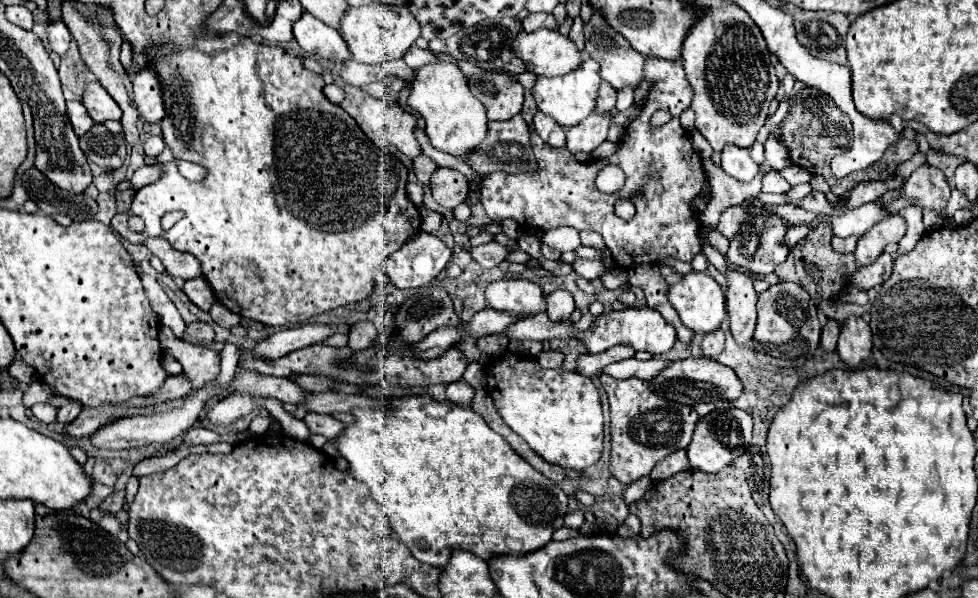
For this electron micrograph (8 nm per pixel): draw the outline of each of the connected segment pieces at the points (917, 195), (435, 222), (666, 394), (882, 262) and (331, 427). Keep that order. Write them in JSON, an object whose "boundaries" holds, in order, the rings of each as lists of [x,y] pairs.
{"boundaries":[[[[924,164],[916,172],[912,172],[902,188],[902,196],[918,202],[918,206],[922,208],[932,208],[936,212],[942,212],[946,208],[950,194],[950,186],[942,170],[930,164]]],[[[422,210],[422,230],[428,232],[428,234],[434,234],[438,228],[440,228],[440,222],[442,222],[442,216],[438,212],[430,212],[430,210]]],[[[688,358],[680,362],[672,362],[668,368],[664,368],[656,378],[650,380],[652,392],[656,396],[662,396],[670,402],[694,406],[700,402],[720,402],[720,400],[734,400],[740,396],[740,380],[736,380],[736,374],[732,368],[718,364],[708,358]]],[[[882,252],[874,264],[870,266],[860,266],[852,276],[850,276],[850,284],[854,284],[860,290],[870,290],[876,288],[880,284],[884,284],[890,278],[892,272],[892,254]]],[[[308,412],[308,414],[304,416],[304,424],[310,428],[312,434],[326,436],[328,440],[336,438],[336,436],[344,430],[344,424],[338,422],[336,418],[324,416],[324,414],[314,414],[314,412]]]]}

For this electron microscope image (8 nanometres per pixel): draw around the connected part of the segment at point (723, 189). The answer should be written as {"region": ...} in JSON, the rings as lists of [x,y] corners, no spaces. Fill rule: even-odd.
{"region":[[[710,160],[704,162],[704,170],[706,170],[706,176],[712,186],[712,198],[706,206],[706,210],[700,214],[700,220],[704,226],[716,226],[720,212],[724,208],[744,204],[744,202],[756,198],[762,188],[762,176],[772,172],[774,168],[766,162],[760,164],[760,172],[752,182],[740,182],[740,180],[728,176],[720,166],[714,166]]]}

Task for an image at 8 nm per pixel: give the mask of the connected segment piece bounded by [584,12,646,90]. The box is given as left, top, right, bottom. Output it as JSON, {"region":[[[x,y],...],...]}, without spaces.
{"region":[[[594,12],[590,22],[584,26],[584,36],[586,36],[586,52],[600,64],[600,78],[604,82],[608,82],[614,90],[622,90],[624,86],[632,88],[638,86],[638,82],[644,78],[646,58],[636,50],[632,50],[630,44],[618,32],[612,32],[612,28],[604,24],[604,18],[598,12]]]}

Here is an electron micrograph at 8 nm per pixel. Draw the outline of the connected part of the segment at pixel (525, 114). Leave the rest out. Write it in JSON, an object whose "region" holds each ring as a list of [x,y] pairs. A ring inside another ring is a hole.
{"region":[[[526,92],[526,96],[524,96],[524,108],[522,108],[522,112],[520,112],[520,116],[526,120],[526,124],[532,124],[532,118],[534,118],[536,110],[538,110],[538,108],[536,108],[536,102],[534,102],[532,94]]]}

